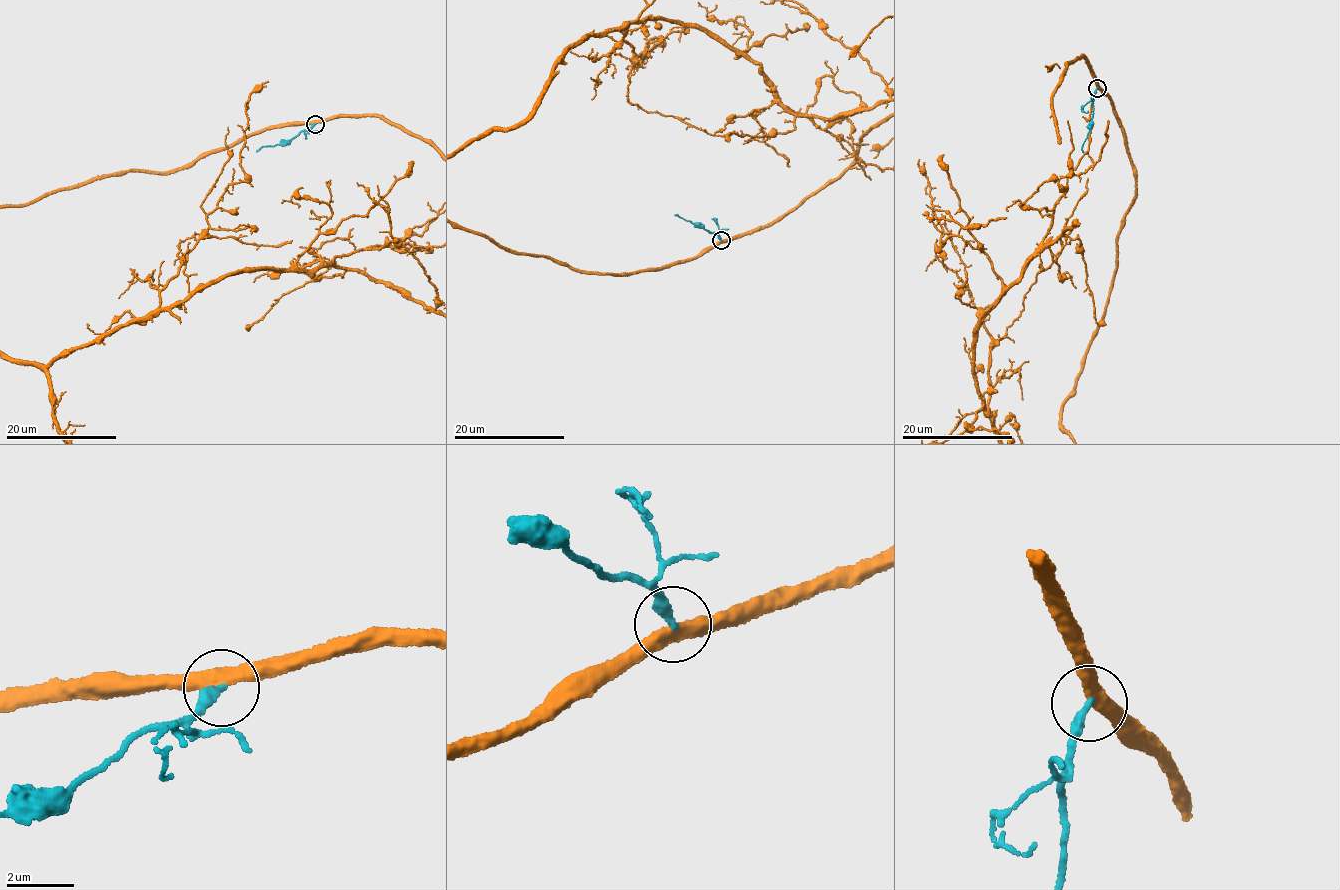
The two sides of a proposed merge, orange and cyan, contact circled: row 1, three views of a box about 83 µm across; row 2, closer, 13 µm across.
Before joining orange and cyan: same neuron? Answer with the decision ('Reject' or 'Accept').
Reject

